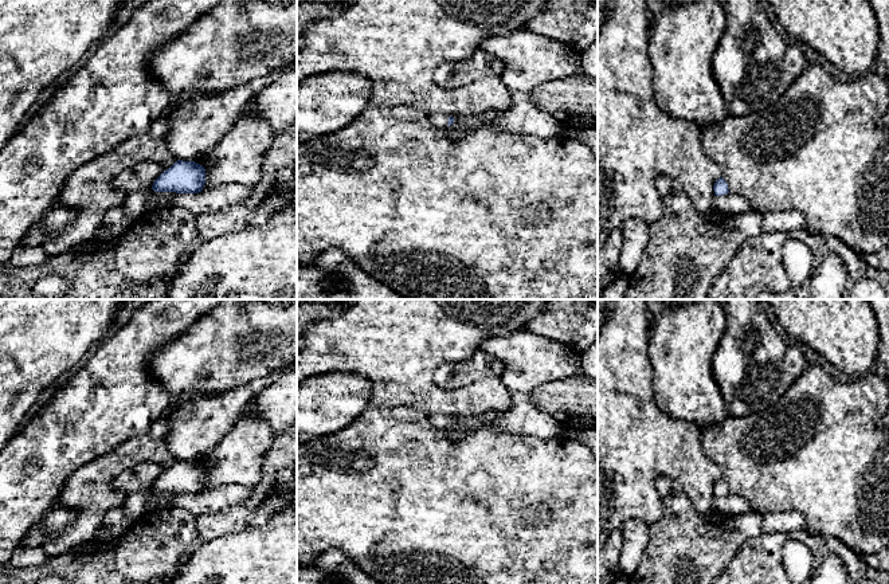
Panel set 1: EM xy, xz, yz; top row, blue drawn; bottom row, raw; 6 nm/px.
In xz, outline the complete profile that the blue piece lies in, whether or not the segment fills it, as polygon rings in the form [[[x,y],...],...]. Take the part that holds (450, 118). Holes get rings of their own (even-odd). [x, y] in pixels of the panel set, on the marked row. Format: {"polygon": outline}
{"polygon": [[[440,113],[430,114],[428,119],[432,125],[435,125],[440,129],[446,129],[447,126],[454,124],[454,117],[449,117],[449,115],[440,114]]]}

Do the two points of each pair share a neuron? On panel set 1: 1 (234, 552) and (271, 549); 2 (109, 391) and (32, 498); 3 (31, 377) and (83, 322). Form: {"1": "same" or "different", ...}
{"1": "same", "2": "same", "3": "same"}

